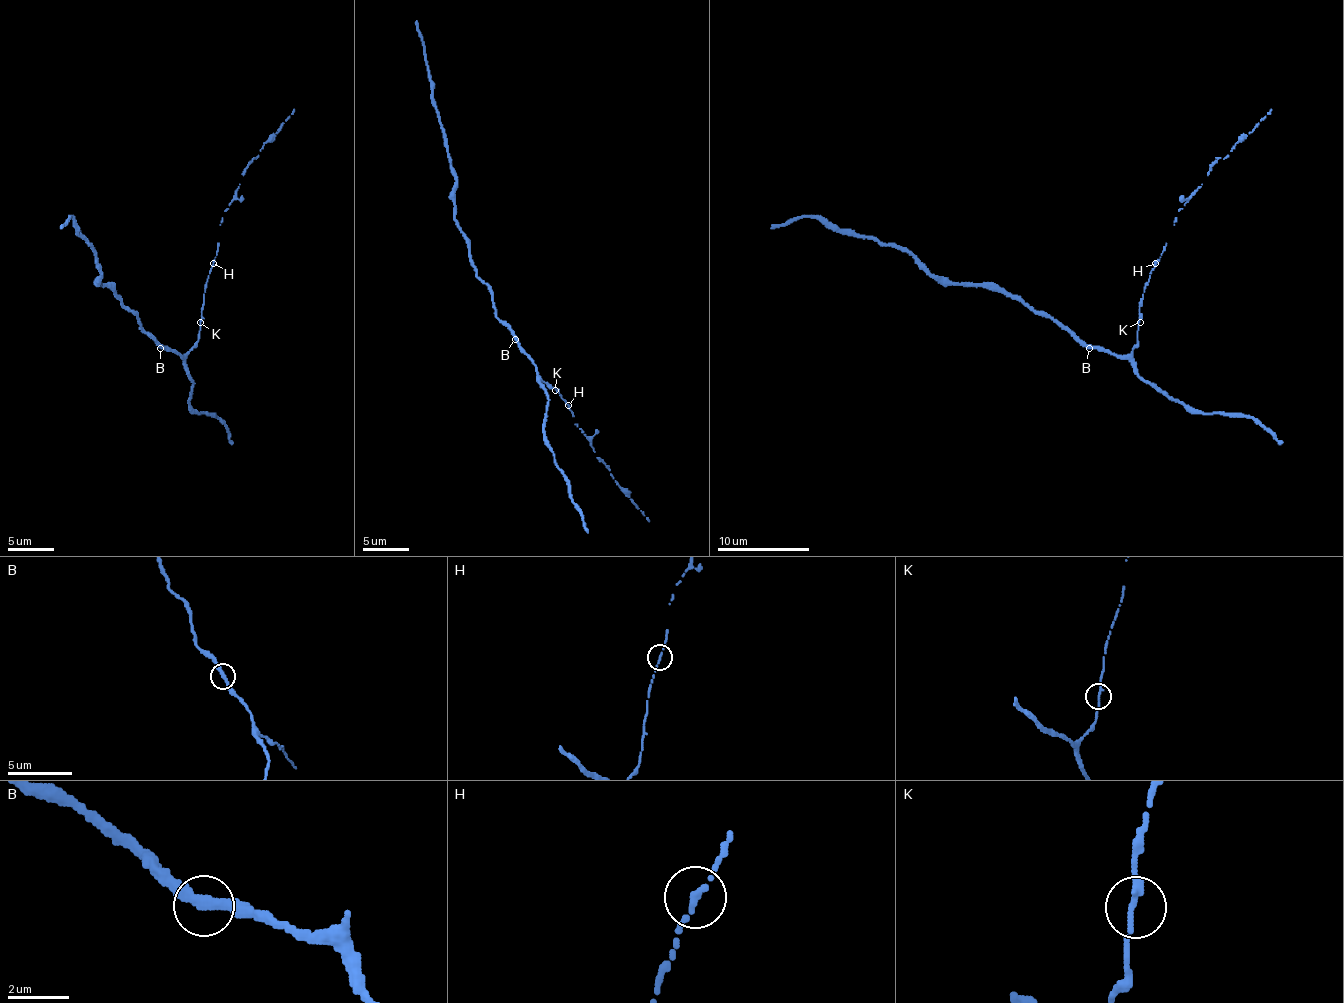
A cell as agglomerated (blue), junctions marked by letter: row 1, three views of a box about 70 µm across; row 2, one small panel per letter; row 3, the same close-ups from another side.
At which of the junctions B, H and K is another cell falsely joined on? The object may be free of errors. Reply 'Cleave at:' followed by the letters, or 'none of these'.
Cleave at: none of these

